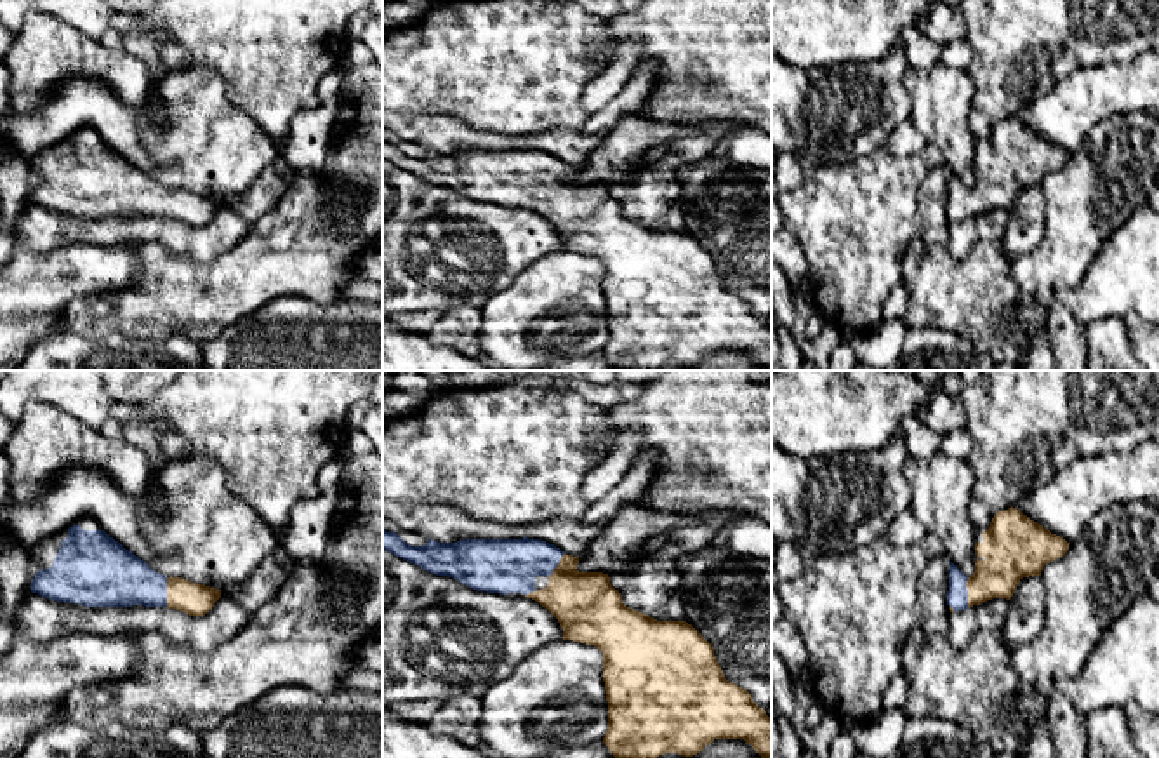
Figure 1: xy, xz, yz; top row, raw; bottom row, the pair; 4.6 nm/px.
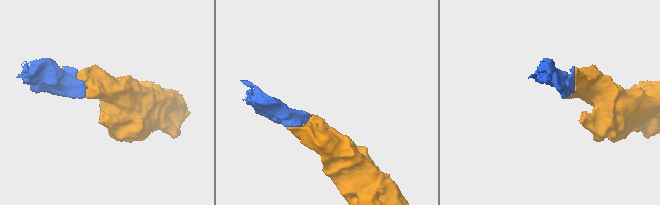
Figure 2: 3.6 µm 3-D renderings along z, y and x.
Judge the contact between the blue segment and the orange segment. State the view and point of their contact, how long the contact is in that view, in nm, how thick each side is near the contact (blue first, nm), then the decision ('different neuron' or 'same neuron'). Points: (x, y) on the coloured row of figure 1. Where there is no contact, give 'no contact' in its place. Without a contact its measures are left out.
xy (165, 592) | 140 nm | 280/150 nm | same neuron

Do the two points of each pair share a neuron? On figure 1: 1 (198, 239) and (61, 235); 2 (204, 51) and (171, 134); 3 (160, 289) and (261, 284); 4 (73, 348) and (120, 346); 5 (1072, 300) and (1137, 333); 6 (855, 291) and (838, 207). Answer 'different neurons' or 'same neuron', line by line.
1: same neuron
2: different neurons
3: same neuron
4: same neuron
5: same neuron
6: same neuron

